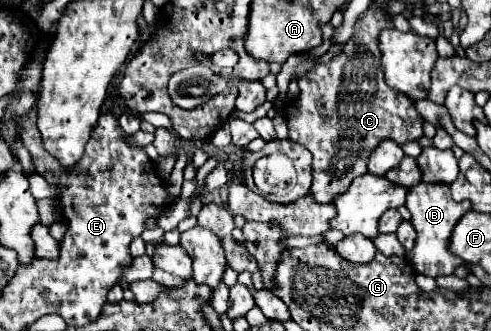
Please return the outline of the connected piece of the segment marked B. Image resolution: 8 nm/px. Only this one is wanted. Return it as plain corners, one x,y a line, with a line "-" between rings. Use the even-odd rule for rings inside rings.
417,183
409,189
407,193
407,209
411,211
411,223
417,231
417,239
415,239
415,247
407,253
407,259
411,259
411,265
417,273
427,275
427,277
441,277
441,275
453,275
455,267
459,267
463,263
463,259
455,257
449,251
449,239
453,233
453,227
457,225
457,221
471,211
471,203
469,201
453,201
449,187
447,185
425,185
425,183

